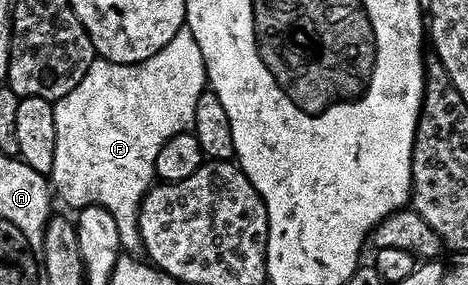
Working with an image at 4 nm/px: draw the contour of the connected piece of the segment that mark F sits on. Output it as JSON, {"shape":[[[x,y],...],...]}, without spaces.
{"shape":[[[184,25],[160,49],[160,53],[152,53],[139,63],[113,63],[101,57],[95,57],[92,65],[88,65],[88,73],[80,77],[80,85],[72,89],[64,97],[53,100],[56,117],[56,157],[52,161],[48,179],[53,190],[73,209],[81,209],[88,205],[100,205],[116,217],[116,229],[120,229],[122,251],[138,253],[142,251],[142,238],[138,232],[138,206],[146,196],[156,176],[156,153],[164,149],[164,145],[176,133],[193,128],[196,116],[196,103],[207,90],[206,66],[200,53],[200,45],[196,45],[196,37]]]}

